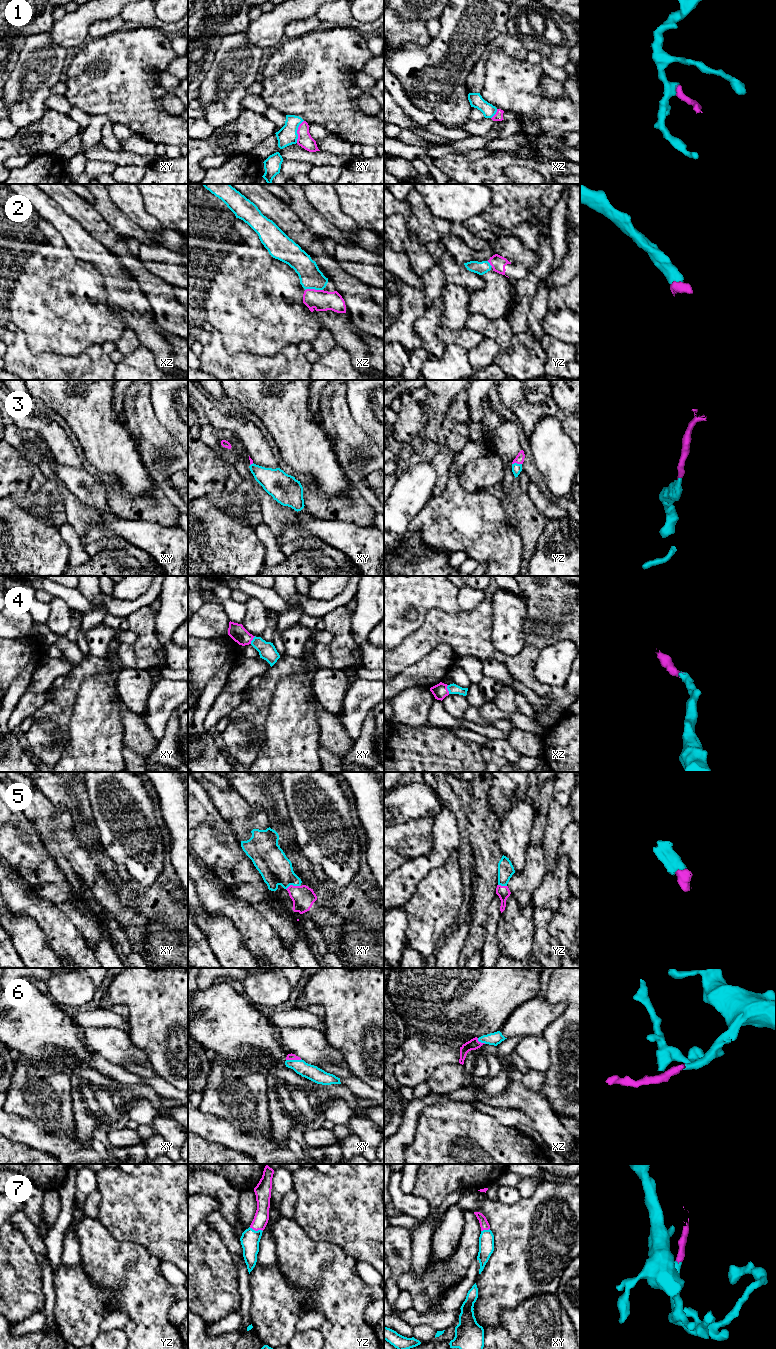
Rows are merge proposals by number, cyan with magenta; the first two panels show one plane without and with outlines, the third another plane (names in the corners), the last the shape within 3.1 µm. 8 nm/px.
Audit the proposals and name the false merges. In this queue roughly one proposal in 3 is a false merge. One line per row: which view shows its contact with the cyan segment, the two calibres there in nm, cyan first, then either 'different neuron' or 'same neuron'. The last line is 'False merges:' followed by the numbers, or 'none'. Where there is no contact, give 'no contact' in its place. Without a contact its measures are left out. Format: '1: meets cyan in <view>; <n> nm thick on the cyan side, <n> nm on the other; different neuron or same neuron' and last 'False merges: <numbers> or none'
1: meets cyan in xy; 160 nm thick on the cyan side, 120 nm on the other; different neuron
2: meets cyan in xz; 180 nm thick on the cyan side, 170 nm on the other; same neuron
3: meets cyan in yz; 80 nm thick on the cyan side, 70 nm on the other; same neuron
4: meets cyan in xz; 80 nm thick on the cyan side, 120 nm on the other; same neuron
5: meets cyan in xy; 260 nm thick on the cyan side, 190 nm on the other; same neuron
6: meets cyan in xy; 120 nm thick on the cyan side, 50 nm on the other; same neuron
7: meets cyan in yz; 150 nm thick on the cyan side, 120 nm on the other; same neuron
False merges: 1

